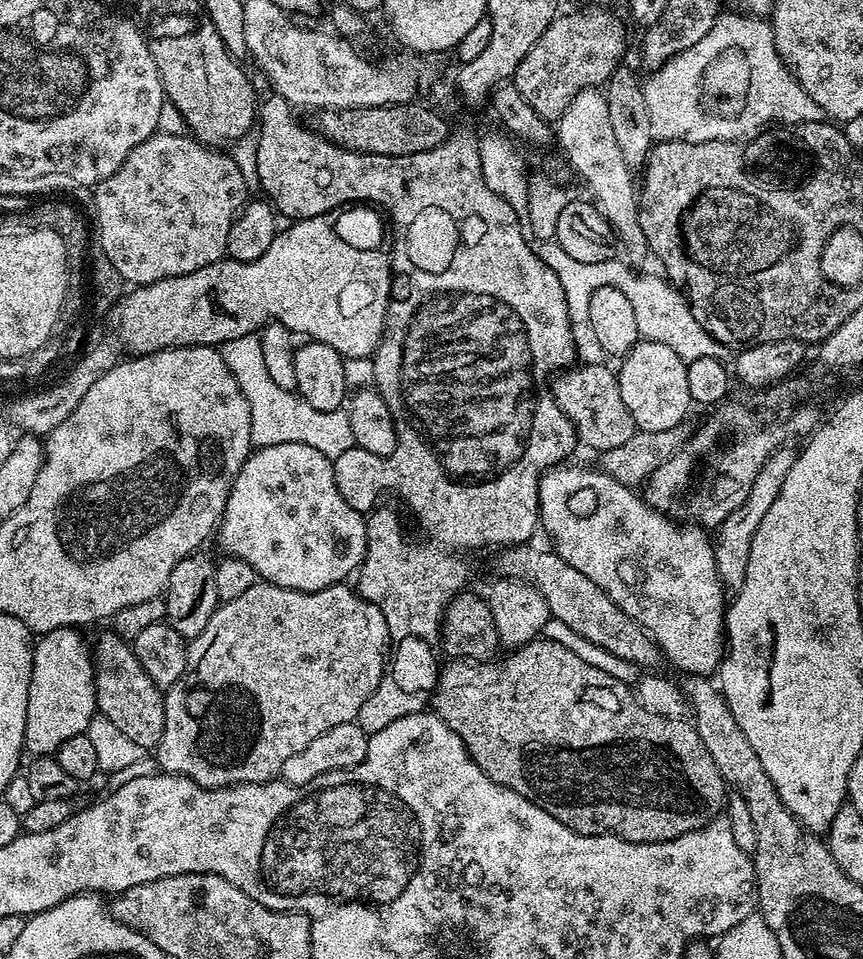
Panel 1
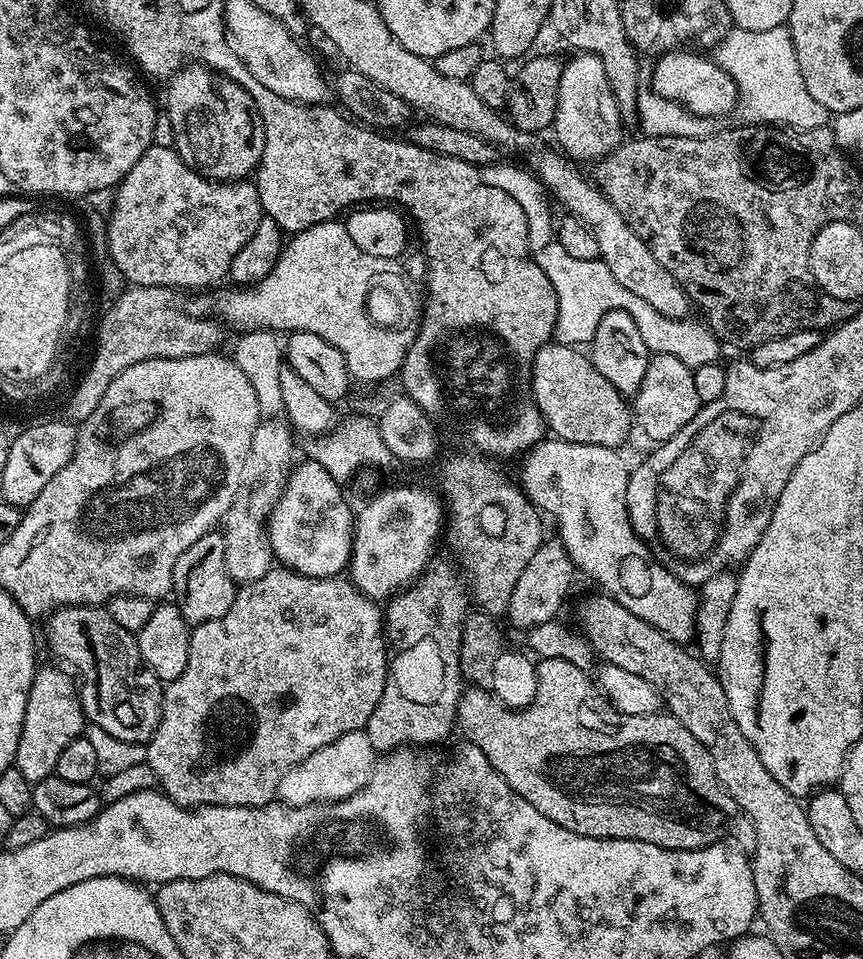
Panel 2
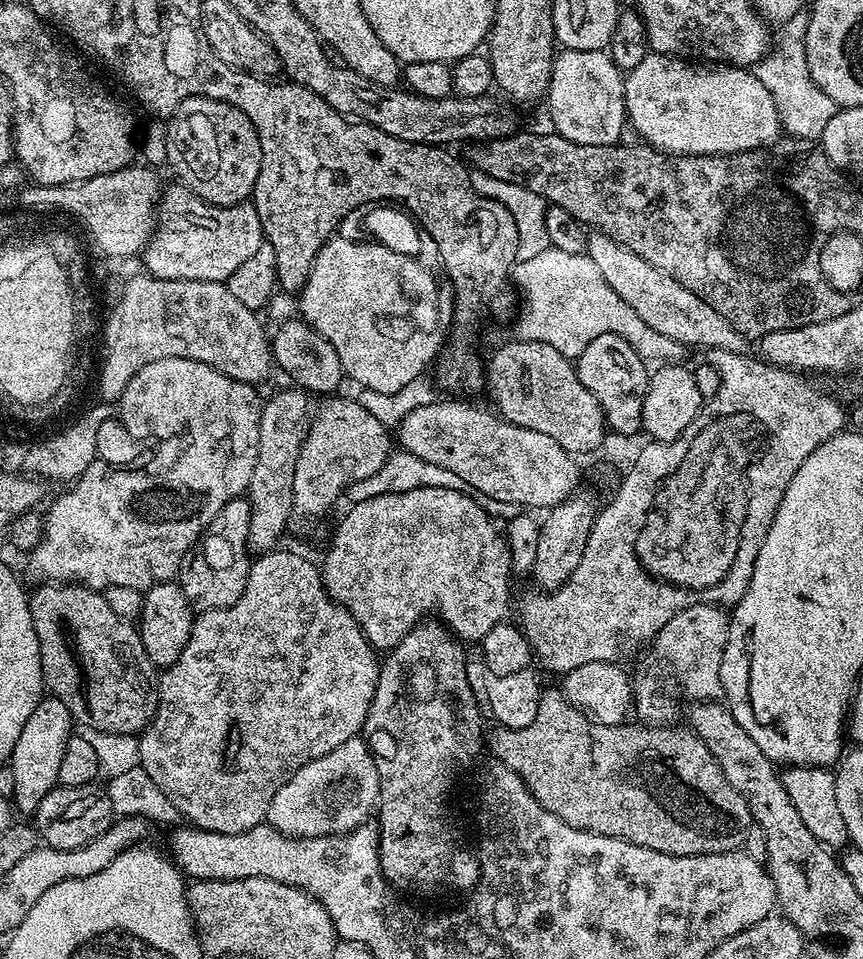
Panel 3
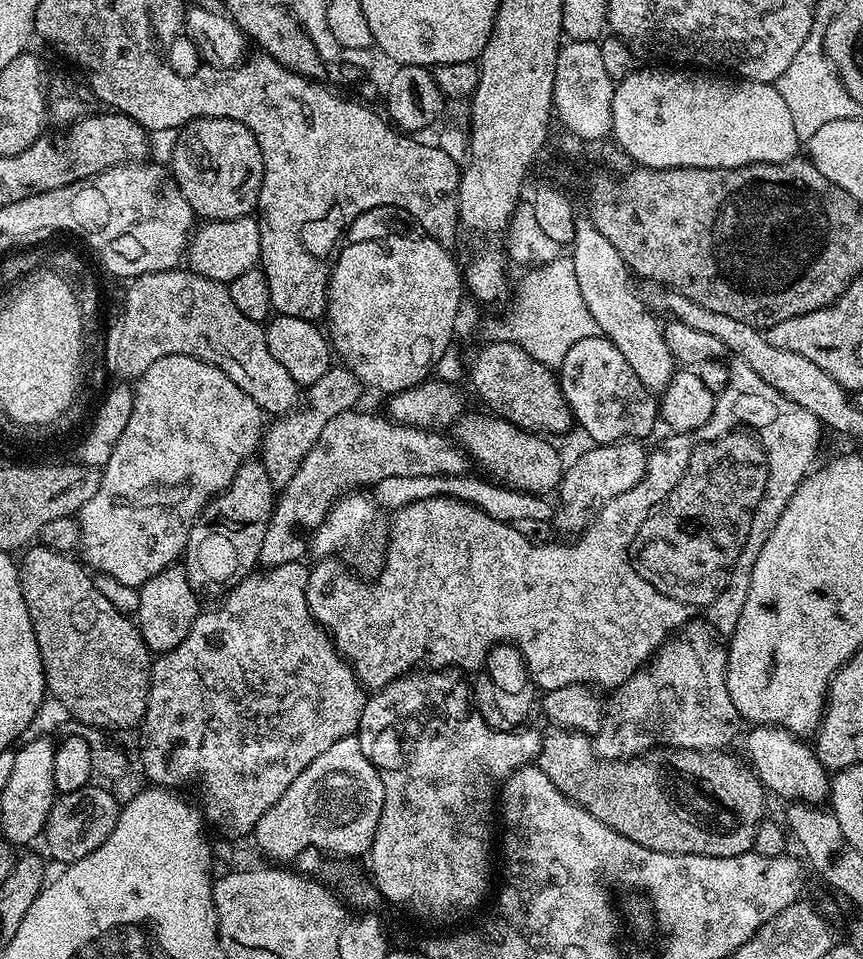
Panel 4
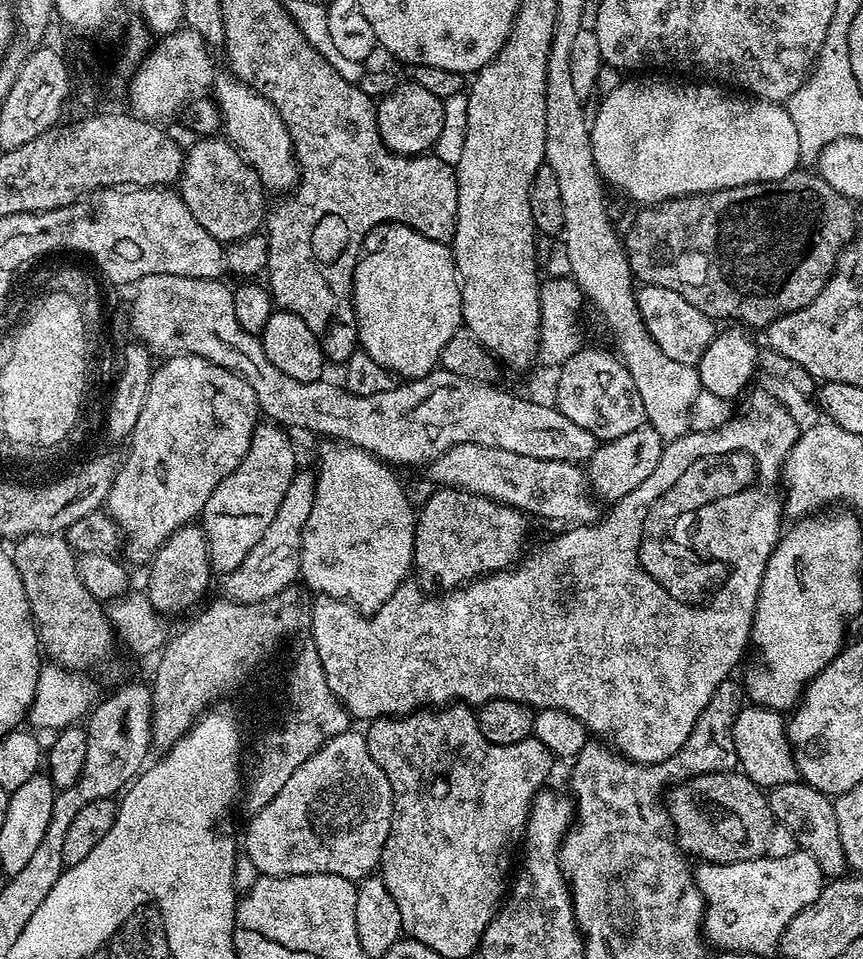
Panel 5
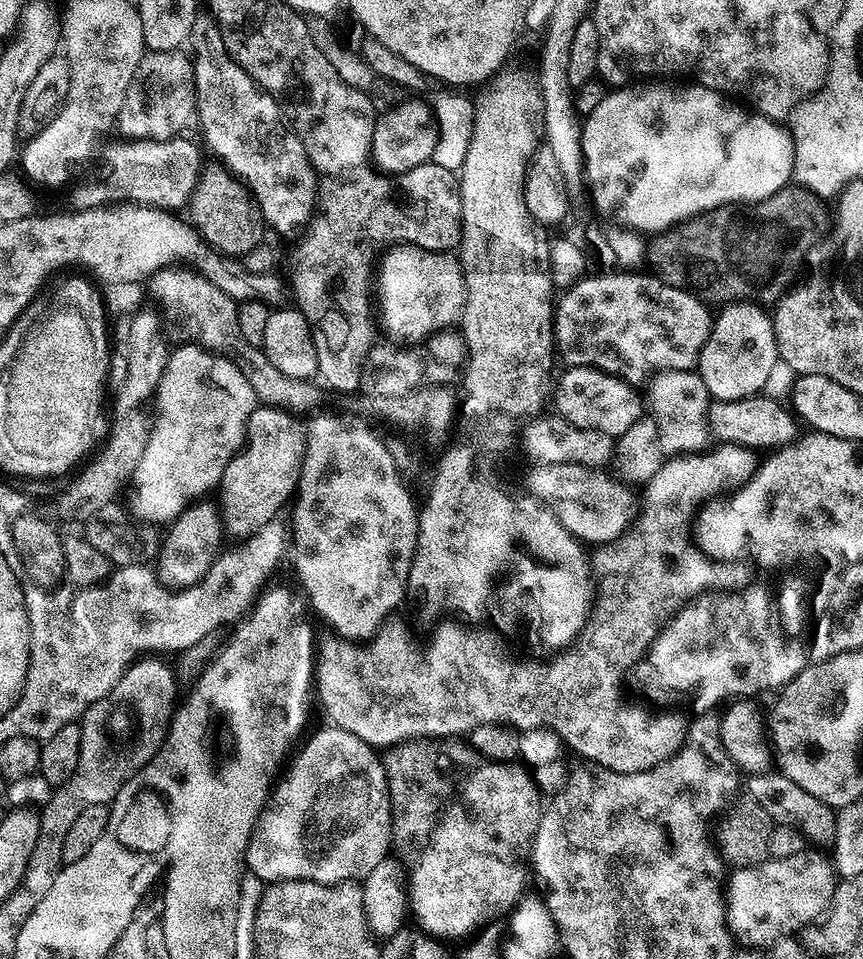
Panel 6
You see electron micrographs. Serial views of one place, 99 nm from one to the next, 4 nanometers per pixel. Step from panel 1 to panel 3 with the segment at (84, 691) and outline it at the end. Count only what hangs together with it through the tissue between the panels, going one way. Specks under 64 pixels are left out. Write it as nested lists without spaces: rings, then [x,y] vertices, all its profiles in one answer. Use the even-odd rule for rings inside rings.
[[[55,698],[40,699],[26,726],[22,726],[22,734],[18,734],[18,742],[14,742],[12,751],[10,767],[14,774],[14,790],[10,799],[17,813],[35,814],[42,798],[46,798],[48,791],[59,785],[58,769],[62,763],[62,753],[66,751],[66,742],[73,734],[74,721],[70,710],[66,710],[66,706]]]

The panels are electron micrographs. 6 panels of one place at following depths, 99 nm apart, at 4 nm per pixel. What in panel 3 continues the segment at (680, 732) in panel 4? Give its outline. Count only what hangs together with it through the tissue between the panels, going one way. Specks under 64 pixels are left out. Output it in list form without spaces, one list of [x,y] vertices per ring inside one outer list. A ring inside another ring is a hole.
[[[688,602],[685,603],[679,610],[674,613],[673,616],[669,620],[667,620],[666,623],[662,626],[662,630],[660,632],[657,632],[654,639],[651,641],[650,647],[652,649],[649,650],[648,653],[644,656],[644,661],[641,662],[640,668],[640,677],[635,677],[635,679],[632,680],[632,702],[634,705],[634,716],[637,721],[650,724],[653,726],[668,726],[673,723],[672,720],[676,716],[676,704],[674,701],[672,701],[672,696],[668,692],[659,692],[658,689],[663,686],[664,680],[664,672],[669,672],[670,675],[672,675],[672,680],[674,683],[677,684],[678,687],[681,688],[682,691],[685,692],[688,696],[693,696],[691,699],[696,702],[716,702],[723,697],[724,694],[724,687],[722,686],[722,682],[720,681],[720,671],[722,670],[722,654],[726,650],[726,642],[728,641],[728,635],[730,634],[730,616],[727,611],[721,605],[719,604],[701,604],[699,602]]]

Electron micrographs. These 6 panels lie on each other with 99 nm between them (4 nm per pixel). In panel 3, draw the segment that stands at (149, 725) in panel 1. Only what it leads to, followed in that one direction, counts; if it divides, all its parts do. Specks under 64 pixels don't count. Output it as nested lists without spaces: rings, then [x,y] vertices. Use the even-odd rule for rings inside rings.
[[[44,582],[37,588],[40,589],[36,593],[34,591],[31,593],[28,605],[30,606],[30,614],[34,622],[34,630],[38,634],[38,646],[40,647],[40,657],[42,658],[42,674],[44,675],[45,689],[55,699],[60,700],[62,706],[66,706],[66,710],[70,710],[72,719],[77,725],[93,728],[106,734],[136,736],[142,733],[152,723],[153,718],[155,718],[156,707],[159,704],[160,677],[156,665],[150,662],[150,658],[142,646],[139,627],[131,620],[118,618],[118,614],[114,614],[114,610],[110,610],[110,606],[106,603],[103,591],[95,588],[83,588],[81,584],[58,584],[55,582]]]

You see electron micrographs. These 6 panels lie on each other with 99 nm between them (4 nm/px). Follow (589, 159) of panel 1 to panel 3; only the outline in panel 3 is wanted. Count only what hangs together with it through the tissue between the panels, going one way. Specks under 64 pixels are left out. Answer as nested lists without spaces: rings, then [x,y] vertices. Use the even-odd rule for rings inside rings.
[[[557,51],[552,61],[552,77],[548,83],[546,105],[551,127],[556,135],[582,146],[619,144],[626,129],[624,76],[607,51]]]

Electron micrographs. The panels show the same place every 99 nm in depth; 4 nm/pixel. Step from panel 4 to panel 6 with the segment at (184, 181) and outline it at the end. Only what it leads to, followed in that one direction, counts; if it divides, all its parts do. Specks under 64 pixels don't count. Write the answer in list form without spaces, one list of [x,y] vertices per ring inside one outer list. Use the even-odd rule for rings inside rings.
[[[212,162],[209,168],[207,165],[186,212],[192,227],[199,232],[201,240],[223,256],[243,258],[265,243],[266,225],[255,200],[244,185],[219,163]]]

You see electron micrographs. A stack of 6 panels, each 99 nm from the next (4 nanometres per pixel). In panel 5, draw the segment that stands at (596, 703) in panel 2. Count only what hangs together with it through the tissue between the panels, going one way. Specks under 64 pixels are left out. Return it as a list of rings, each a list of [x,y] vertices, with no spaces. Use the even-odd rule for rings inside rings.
[[[739,770],[711,772],[705,776],[693,776],[673,787],[666,796],[668,819],[672,825],[674,839],[681,852],[700,862],[729,864],[757,860],[766,850],[766,837],[770,835],[774,817],[765,789],[757,786],[751,778]]]

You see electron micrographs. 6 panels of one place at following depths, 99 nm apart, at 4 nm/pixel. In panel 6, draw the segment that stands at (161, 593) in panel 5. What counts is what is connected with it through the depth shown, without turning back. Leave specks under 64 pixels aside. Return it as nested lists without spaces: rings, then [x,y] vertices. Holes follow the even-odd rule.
[[[201,498],[182,510],[182,514],[171,521],[163,537],[158,557],[158,575],[161,584],[170,589],[188,588],[196,584],[210,570],[220,555],[226,529],[221,509],[211,504],[208,498]]]

